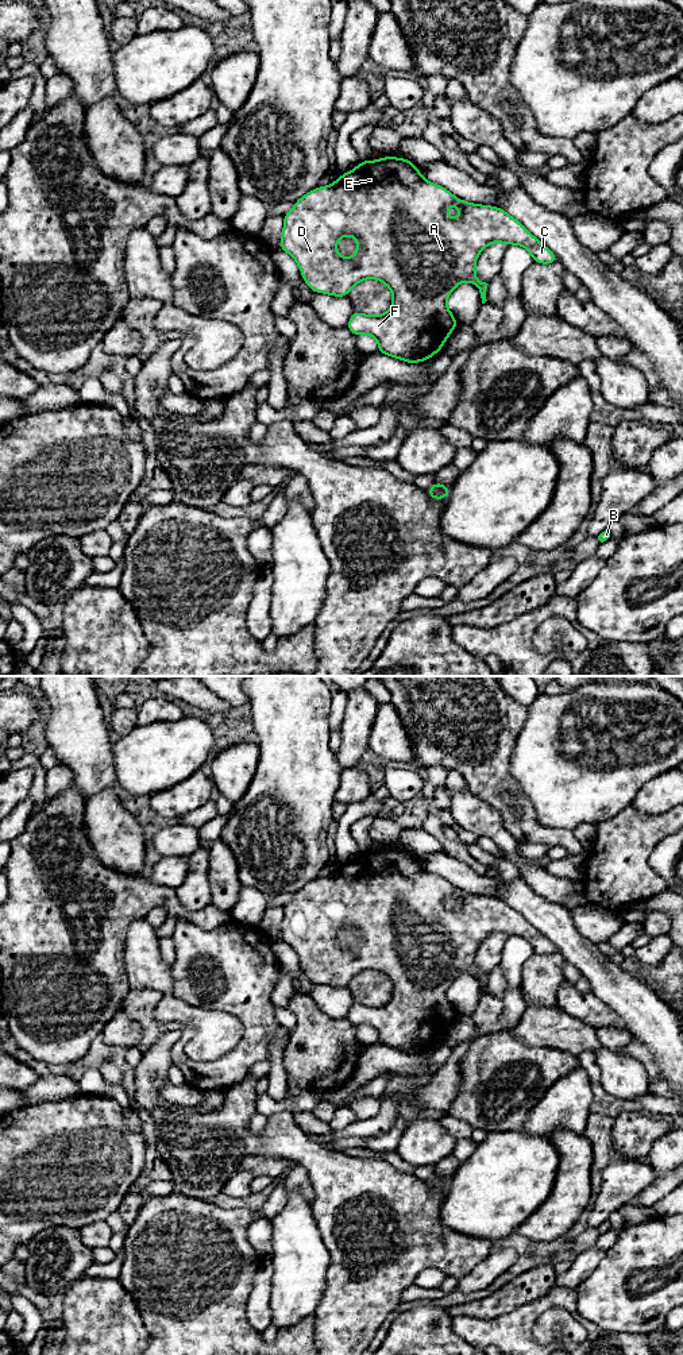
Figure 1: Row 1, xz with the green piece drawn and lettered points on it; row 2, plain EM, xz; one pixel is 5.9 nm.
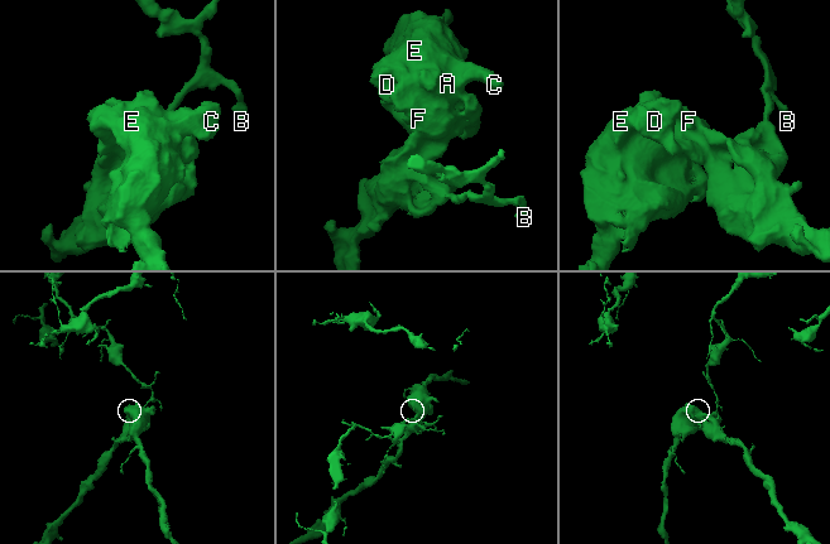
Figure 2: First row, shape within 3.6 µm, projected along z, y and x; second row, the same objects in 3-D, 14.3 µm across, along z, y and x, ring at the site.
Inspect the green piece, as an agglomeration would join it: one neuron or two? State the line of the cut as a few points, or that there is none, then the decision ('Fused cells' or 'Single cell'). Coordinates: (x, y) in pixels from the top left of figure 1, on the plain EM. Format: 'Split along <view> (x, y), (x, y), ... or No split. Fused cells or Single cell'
Split along xz (446, 1177), (444, 1188). Fused cells

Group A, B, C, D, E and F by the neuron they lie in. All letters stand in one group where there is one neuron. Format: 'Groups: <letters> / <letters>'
Groups: A C D E F / B

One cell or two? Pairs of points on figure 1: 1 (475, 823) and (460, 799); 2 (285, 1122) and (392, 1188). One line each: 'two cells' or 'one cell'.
1: one cell
2: one cell

